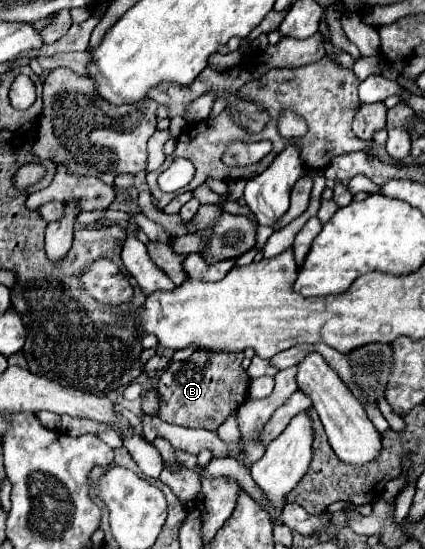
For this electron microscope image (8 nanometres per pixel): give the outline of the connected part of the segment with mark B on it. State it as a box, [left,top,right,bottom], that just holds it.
[157,349,251,431]

